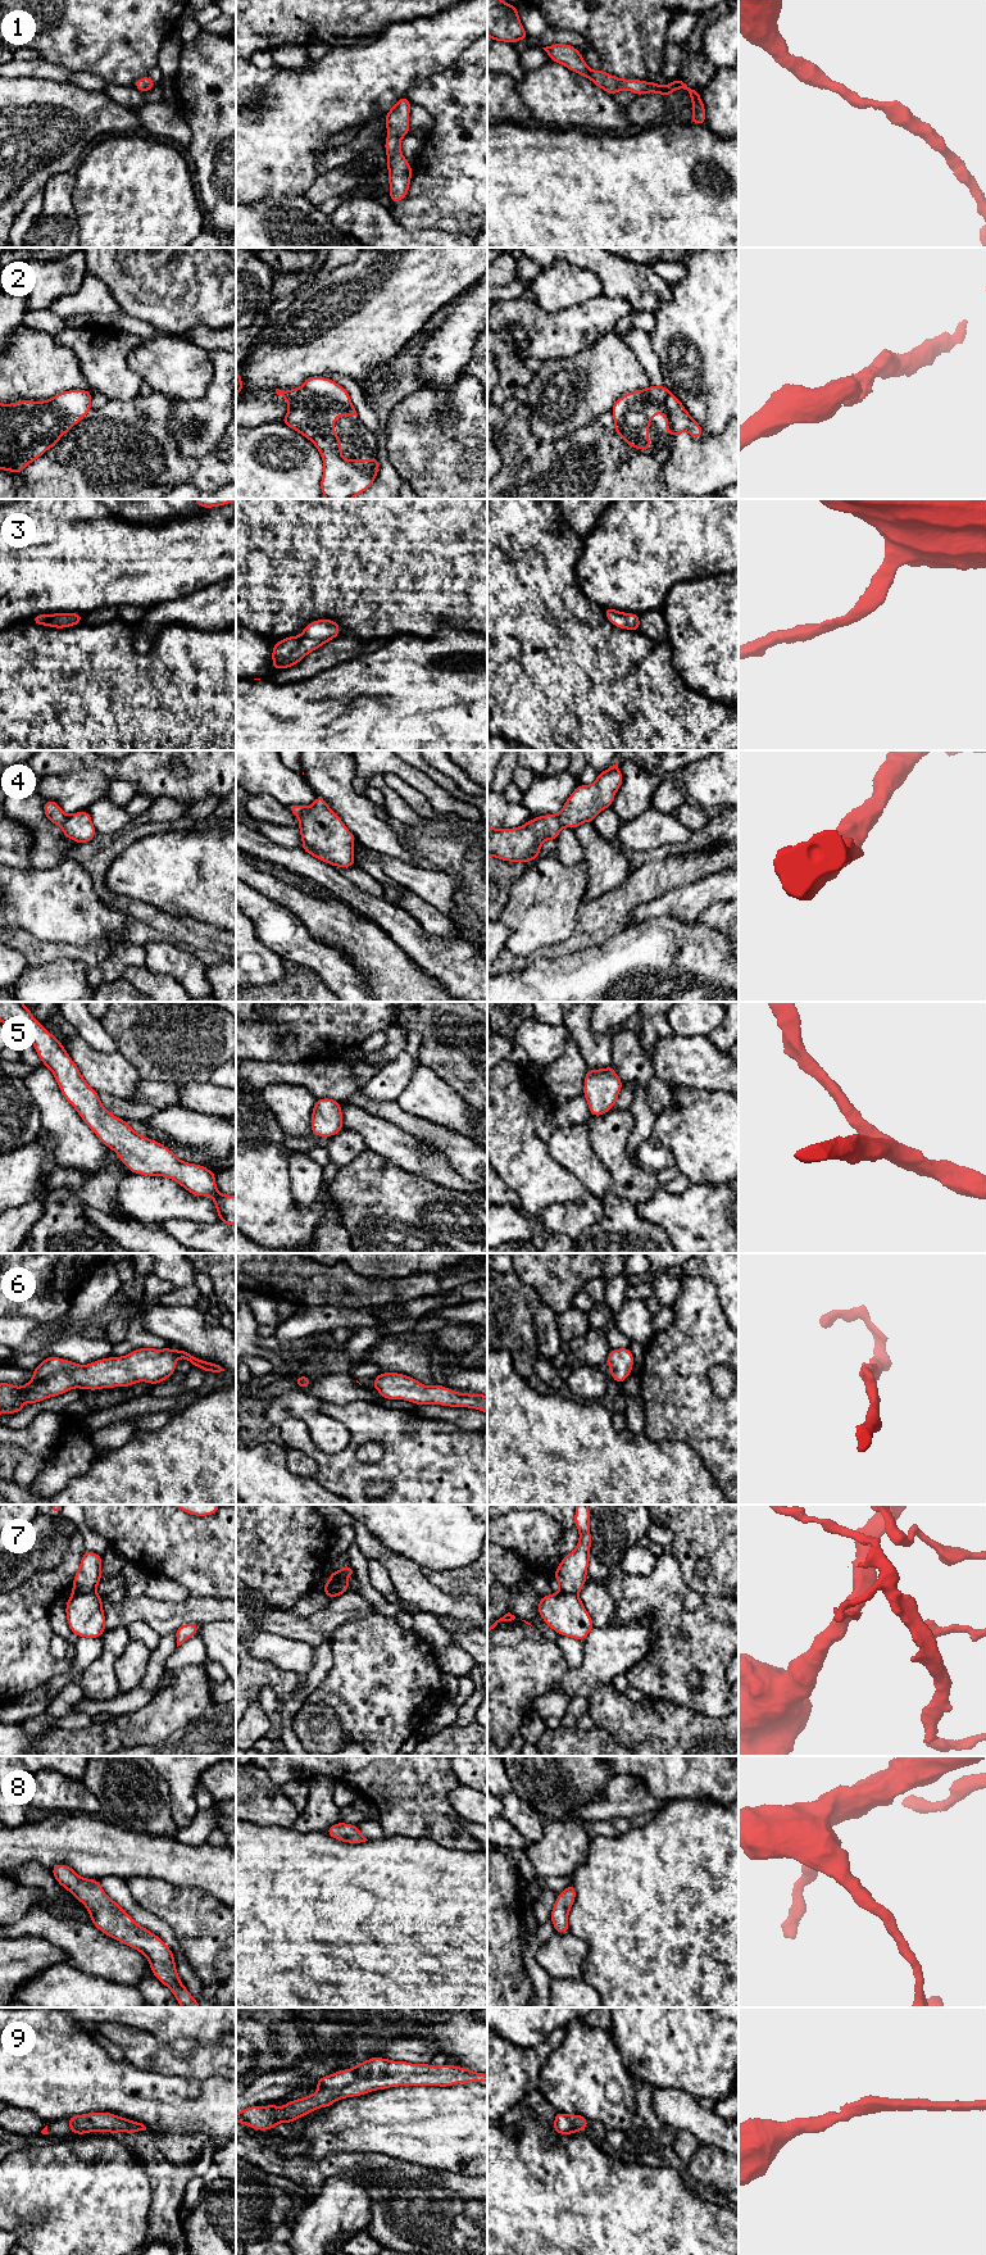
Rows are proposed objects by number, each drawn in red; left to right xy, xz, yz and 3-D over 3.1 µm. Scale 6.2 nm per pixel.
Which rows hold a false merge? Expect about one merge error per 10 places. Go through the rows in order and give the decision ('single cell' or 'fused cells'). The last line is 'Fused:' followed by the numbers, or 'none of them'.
1: single cell
2: single cell
3: single cell
4: single cell
5: single cell
6: single cell
7: fused cells
8: single cell
9: single cell
Fused: 7

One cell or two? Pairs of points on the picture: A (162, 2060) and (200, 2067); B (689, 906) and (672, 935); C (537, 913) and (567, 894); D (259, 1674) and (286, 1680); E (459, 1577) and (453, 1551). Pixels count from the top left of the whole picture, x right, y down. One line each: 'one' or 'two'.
A: one
B: two
C: one
D: one
E: two

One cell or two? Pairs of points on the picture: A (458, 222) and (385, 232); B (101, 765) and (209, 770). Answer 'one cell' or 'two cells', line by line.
A: two cells
B: one cell

